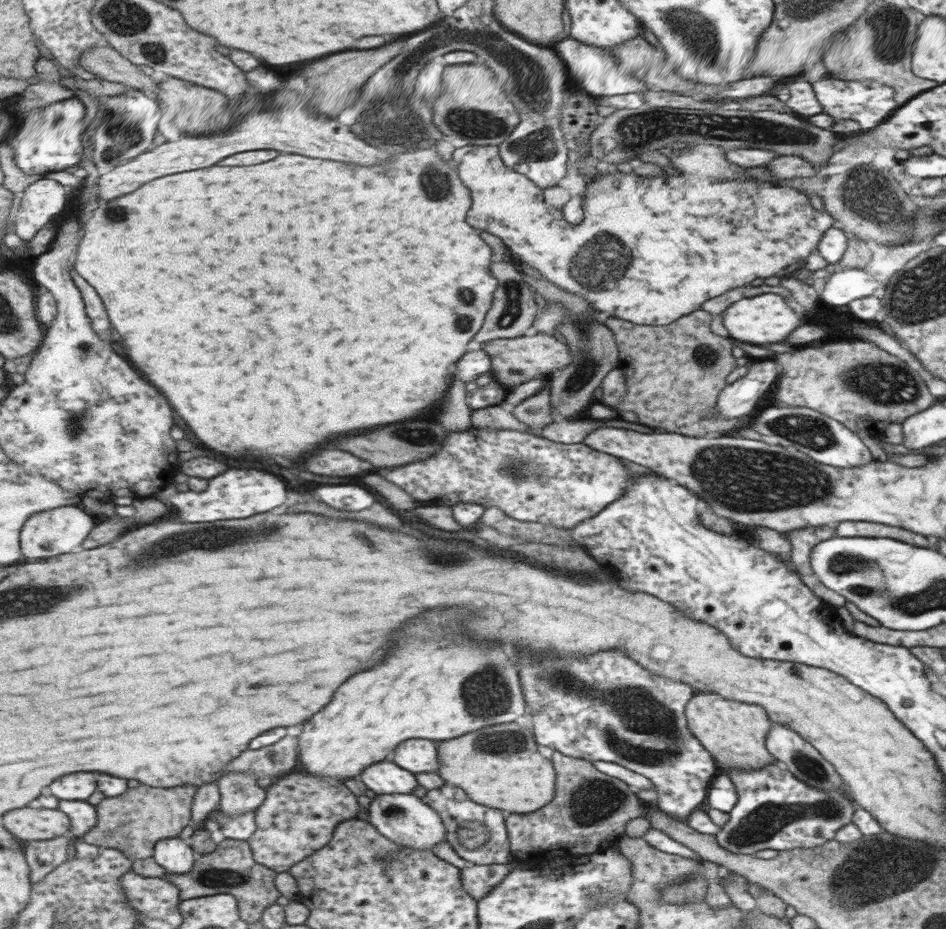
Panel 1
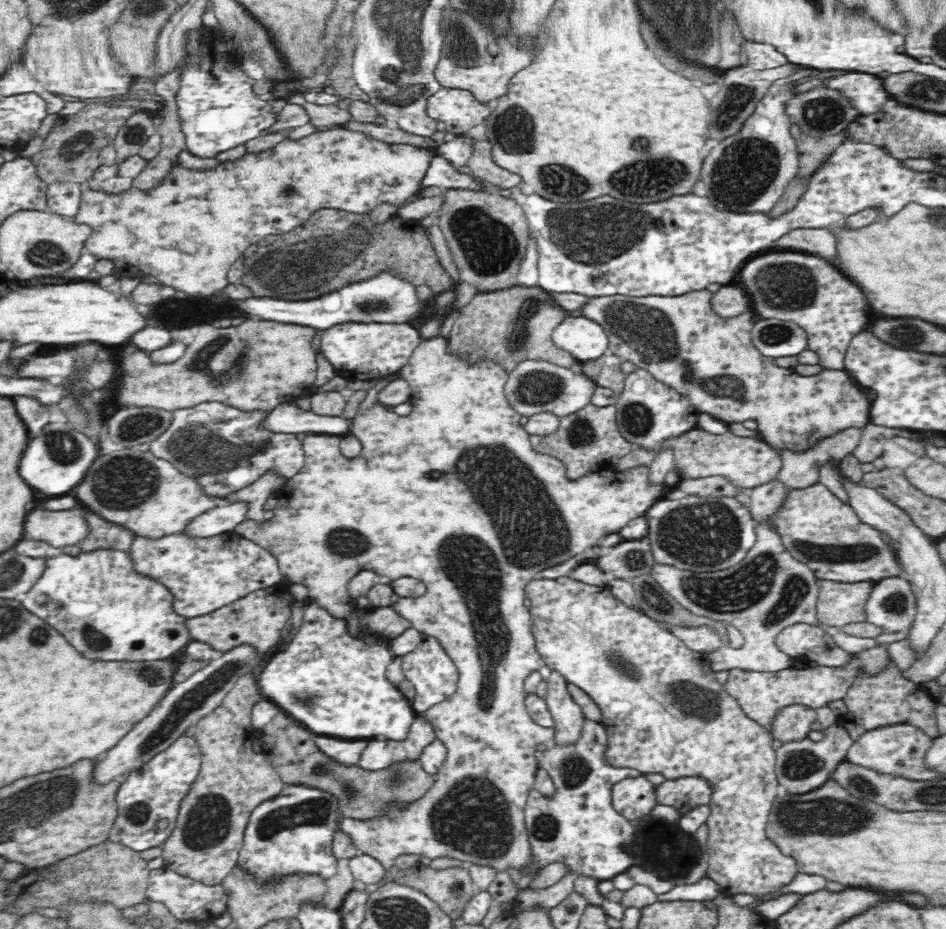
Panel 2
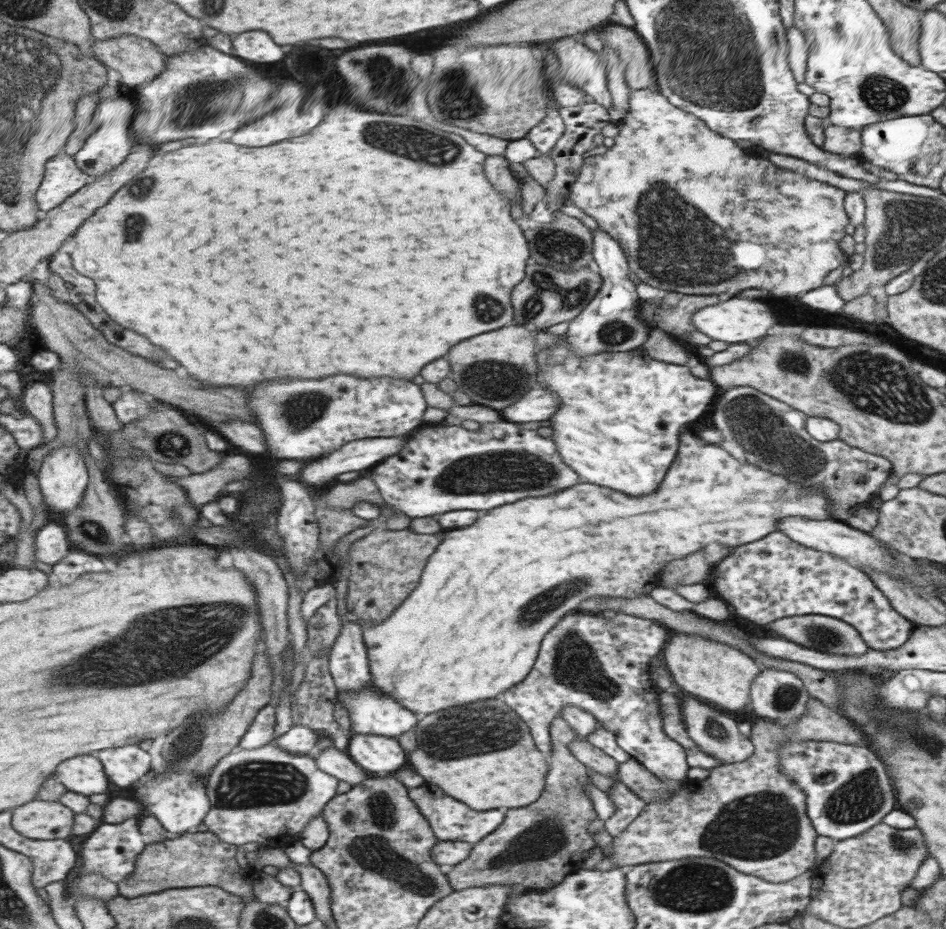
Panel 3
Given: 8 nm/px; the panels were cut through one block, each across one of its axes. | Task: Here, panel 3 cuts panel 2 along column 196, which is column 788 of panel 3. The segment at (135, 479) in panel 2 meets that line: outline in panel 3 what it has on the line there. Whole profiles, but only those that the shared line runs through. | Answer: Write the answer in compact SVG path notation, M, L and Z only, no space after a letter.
M687 432L681 434L680 442L681 454L677 454L677 462L673 462L673 470L665 472L665 478L661 480L661 484L653 493L635 498L621 494L619 491L613 492L604 486L579 480L581 486L573 486L573 490L557 490L557 494L549 494L547 498L545 496L543 498L525 498L519 504L513 502L509 506L501 506L501 510L489 510L487 516L477 518L477 522L471 524L471 528L467 526L467 528L459 528L455 532L449 530L443 536L441 546L437 546L437 554L432 553L432 556L428 558L420 584L385 620L381 620L379 623L375 620L357 618L372 676L368 684L390 696L407 710L421 712L421 714L431 714L431 712L445 710L445 708L457 706L457 704L469 704L469 702L487 700L487 698L500 698L503 692L519 684L531 672L536 657L539 656L540 642L567 613L578 611L581 601L591 597L635 598L648 595L652 588L659 585L659 573L668 562L685 558L688 554L704 549L712 543L735 548L748 542L759 541L760 538L775 531L779 520L785 517L803 517L818 521L836 520L832 518L832 501L825 498L824 494L816 492L816 490L806 490L796 482L791 484L781 476L769 474L767 470L753 466L753 462L741 462L741 458L733 458L733 454L729 454L729 450L725 450L725 446L717 446L717 444L699 446L699 442Z

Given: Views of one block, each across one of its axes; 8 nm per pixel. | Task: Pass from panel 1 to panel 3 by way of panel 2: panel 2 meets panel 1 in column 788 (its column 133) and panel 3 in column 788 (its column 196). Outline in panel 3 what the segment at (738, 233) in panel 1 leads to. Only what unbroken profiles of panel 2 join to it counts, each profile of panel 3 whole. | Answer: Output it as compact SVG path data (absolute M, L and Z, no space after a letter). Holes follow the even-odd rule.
M656 88L630 91L627 112L621 120L616 122L616 126L619 131L614 137L613 145L606 150L606 153L582 159L582 166L577 172L576 179L570 184L567 198L572 200L573 204L583 210L587 216L593 218L600 230L605 231L618 242L626 254L629 273L633 273L643 284L649 284L666 293L723 294L723 292L727 292L727 294L733 294L743 288L759 288L759 290L769 290L773 296L795 296L795 294L808 293L813 288L819 288L823 282L823 276L827 276L827 272L835 270L845 262L845 256L837 246L839 240L845 236L843 228L849 222L847 212L843 212L843 190L827 185L825 182L808 179L800 172L778 168L767 158L759 160L751 158L751 156L745 158L743 149L739 148L732 139L723 138L701 119L689 114L688 111L673 106ZM733 242L751 242L753 246L743 246L743 248L753 248L753 250L743 252L739 248L731 248ZM745 254L747 254L749 268L735 270L735 278L733 278L733 270L729 268L729 262L735 256L745 256Z

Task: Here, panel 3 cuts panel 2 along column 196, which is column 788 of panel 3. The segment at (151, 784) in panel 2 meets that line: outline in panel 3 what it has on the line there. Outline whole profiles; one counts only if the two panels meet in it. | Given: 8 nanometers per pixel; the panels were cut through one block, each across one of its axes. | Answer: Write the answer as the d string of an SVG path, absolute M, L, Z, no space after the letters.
M782 742L777 750L780 758L781 774L793 780L806 794L807 816L819 836L832 838L835 842L857 837L873 826L879 825L884 817L895 809L895 792L887 768L877 758L874 751L858 745L845 745L839 742Z

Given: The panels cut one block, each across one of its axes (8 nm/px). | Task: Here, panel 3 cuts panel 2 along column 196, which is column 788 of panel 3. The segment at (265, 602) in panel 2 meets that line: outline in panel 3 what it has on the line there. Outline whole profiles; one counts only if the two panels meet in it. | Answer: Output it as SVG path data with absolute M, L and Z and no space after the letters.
M806 614L796 617L785 617L768 622L763 626L771 632L775 632L781 639L793 642L817 652L825 654L838 654L839 656L859 656L868 652L868 645L861 640L859 631L849 623L838 618L821 616L816 614Z

